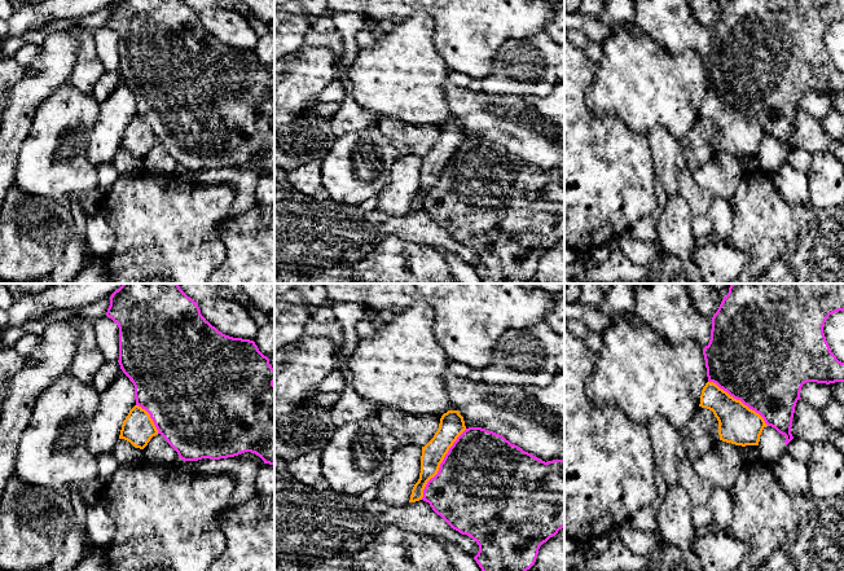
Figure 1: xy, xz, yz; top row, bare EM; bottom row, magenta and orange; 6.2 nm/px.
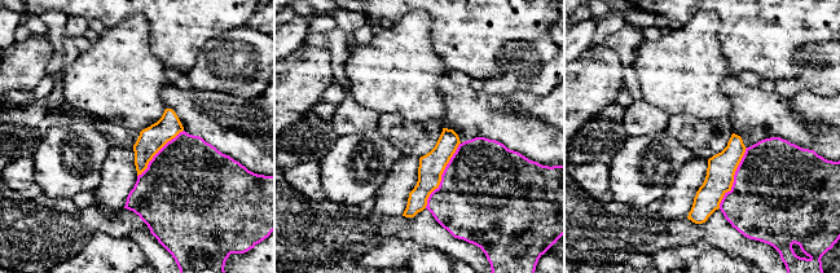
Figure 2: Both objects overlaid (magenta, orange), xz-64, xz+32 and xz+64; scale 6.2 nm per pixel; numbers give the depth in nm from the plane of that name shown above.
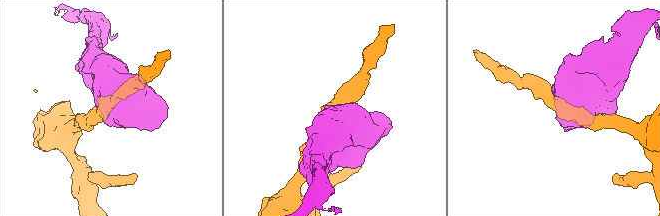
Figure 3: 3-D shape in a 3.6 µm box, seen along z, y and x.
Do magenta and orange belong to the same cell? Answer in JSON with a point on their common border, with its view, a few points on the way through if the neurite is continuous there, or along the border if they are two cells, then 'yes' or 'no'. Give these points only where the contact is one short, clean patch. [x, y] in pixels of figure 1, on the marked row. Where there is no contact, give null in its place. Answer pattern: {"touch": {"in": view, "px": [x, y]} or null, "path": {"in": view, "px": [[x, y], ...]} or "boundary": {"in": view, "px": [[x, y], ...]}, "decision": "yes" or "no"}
{"touch": {"in": "xz", "px": [440, 464]}, "decision": "no"}

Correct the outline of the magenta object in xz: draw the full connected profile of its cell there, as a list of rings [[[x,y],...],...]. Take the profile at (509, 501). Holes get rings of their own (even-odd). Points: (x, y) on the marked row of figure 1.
[[[469,427],[449,448],[438,474],[427,482],[422,500],[453,530],[476,541],[479,552],[474,559],[482,571],[527,571],[535,565],[540,546],[564,527],[564,460],[545,462],[500,434]]]

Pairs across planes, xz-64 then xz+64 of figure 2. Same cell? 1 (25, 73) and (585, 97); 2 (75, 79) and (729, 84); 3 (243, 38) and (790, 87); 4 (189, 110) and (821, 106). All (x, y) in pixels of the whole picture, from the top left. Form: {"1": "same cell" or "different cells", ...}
{"1": "same cell", "2": "different cells", "3": "same cell", "4": "different cells"}

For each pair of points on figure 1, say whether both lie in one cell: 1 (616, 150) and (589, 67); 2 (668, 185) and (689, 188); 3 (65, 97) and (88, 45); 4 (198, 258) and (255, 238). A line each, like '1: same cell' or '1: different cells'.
1: same cell
2: different cells
3: different cells
4: different cells

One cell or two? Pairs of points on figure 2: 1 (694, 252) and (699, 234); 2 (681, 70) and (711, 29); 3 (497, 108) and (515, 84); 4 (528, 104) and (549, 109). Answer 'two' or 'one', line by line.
1: two
2: one
3: two
4: one

